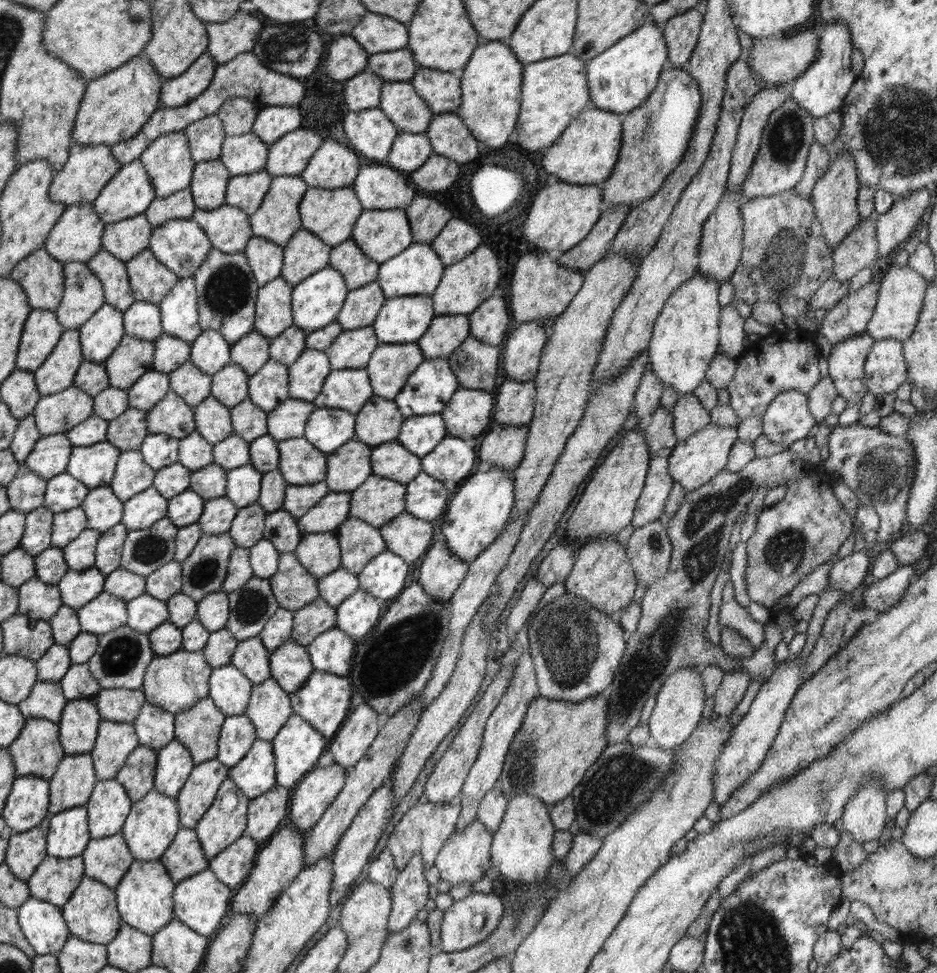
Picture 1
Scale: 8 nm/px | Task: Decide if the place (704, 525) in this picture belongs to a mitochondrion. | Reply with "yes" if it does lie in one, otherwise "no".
yes

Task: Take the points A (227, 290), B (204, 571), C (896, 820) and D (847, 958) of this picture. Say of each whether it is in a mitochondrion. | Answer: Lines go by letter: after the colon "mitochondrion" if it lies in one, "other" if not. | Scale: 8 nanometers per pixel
A: mitochondrion
B: mitochondrion
C: other
D: other

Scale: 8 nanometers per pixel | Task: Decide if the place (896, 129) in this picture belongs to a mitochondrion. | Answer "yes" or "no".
yes

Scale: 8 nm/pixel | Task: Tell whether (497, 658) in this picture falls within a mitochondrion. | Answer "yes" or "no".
no

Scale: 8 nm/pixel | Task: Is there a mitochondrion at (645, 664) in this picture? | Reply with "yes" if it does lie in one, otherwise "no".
yes

